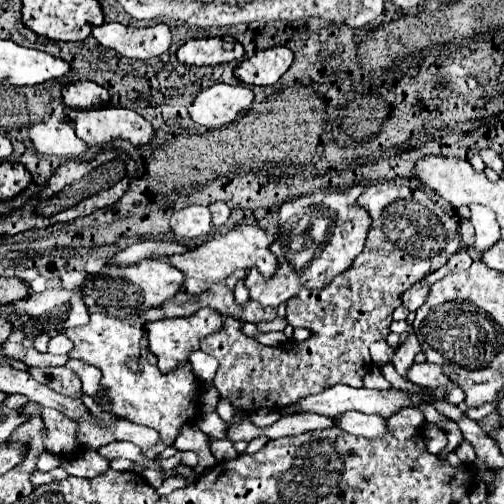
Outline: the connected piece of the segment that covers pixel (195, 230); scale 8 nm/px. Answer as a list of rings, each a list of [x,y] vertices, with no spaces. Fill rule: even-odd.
[[[189,206],[171,216],[171,230],[177,238],[199,238],[211,232],[211,212],[207,206]]]

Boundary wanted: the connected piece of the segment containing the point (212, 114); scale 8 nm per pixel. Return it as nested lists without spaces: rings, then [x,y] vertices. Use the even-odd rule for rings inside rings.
[[[215,84],[195,98],[195,102],[189,106],[189,114],[205,128],[221,128],[231,124],[241,112],[247,112],[253,98],[255,94],[249,86]]]

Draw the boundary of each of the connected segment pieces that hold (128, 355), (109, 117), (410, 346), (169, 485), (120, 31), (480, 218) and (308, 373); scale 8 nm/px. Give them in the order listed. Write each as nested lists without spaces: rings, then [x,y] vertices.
[[[91,314],[89,324],[69,328],[67,332],[69,332],[67,338],[73,342],[73,350],[71,350],[69,358],[93,364],[102,372],[101,394],[106,395],[108,398],[108,405],[102,407],[102,409],[106,412],[109,409],[111,414],[115,414],[119,418],[127,418],[127,420],[131,420],[135,424],[151,426],[161,434],[161,444],[157,448],[149,450],[149,452],[143,452],[147,458],[155,458],[163,448],[171,446],[173,440],[179,434],[179,428],[183,424],[191,422],[197,416],[197,390],[199,388],[197,388],[197,380],[195,380],[195,376],[193,376],[191,368],[189,368],[189,362],[185,362],[183,366],[179,366],[175,372],[169,372],[169,374],[163,374],[157,366],[149,366],[147,360],[141,358],[141,336],[143,336],[143,332],[139,328],[135,328],[129,321],[105,316],[105,314]]]
[[[129,108],[79,110],[75,120],[77,136],[89,146],[107,146],[113,140],[129,140],[137,148],[155,140],[155,128],[149,120]]]
[[[411,334],[403,344],[399,344],[399,348],[397,348],[397,352],[395,352],[391,364],[395,366],[395,370],[397,370],[401,376],[405,376],[405,372],[409,372],[409,368],[411,368],[411,364],[413,364],[413,358],[415,358],[415,354],[417,354],[419,350],[421,350],[421,346],[419,346],[415,334]]]
[[[177,474],[177,476],[167,478],[167,480],[157,488],[157,494],[159,494],[159,496],[165,496],[165,494],[169,494],[169,492],[173,492],[173,490],[177,490],[177,488],[185,488],[185,486],[189,486],[189,480],[187,480],[185,476]]]
[[[109,22],[95,26],[91,34],[103,46],[119,52],[121,56],[137,60],[161,56],[171,46],[171,30],[167,24],[157,24],[153,28],[133,28],[119,22]]]
[[[471,206],[471,224],[475,226],[475,250],[479,254],[483,254],[485,250],[489,250],[493,244],[497,244],[501,240],[501,232],[499,232],[499,224],[495,220],[495,214],[487,208],[487,206]]]
[[[429,198],[429,204],[405,204],[405,200],[397,200],[397,204],[369,204],[369,208],[385,208],[385,216],[377,216],[377,220],[371,222],[365,250],[355,258],[353,266],[351,266],[349,270],[345,270],[341,276],[337,276],[337,278],[329,284],[329,288],[323,288],[323,290],[301,290],[297,296],[293,296],[293,298],[287,301],[286,319],[288,324],[293,327],[309,328],[311,331],[311,336],[309,336],[305,342],[287,340],[287,342],[281,344],[281,346],[263,346],[263,344],[259,344],[255,338],[245,336],[245,334],[241,332],[241,320],[235,320],[235,318],[225,318],[221,332],[211,334],[211,336],[207,336],[207,338],[201,342],[201,350],[207,352],[207,354],[211,354],[213,358],[217,358],[217,362],[219,362],[219,370],[217,370],[217,374],[215,374],[213,386],[217,388],[221,400],[229,400],[233,408],[243,410],[245,414],[253,414],[253,412],[257,412],[257,410],[261,410],[261,408],[281,410],[281,408],[285,406],[285,404],[267,404],[267,402],[287,402],[287,404],[291,404],[291,402],[297,402],[299,398],[305,398],[305,396],[309,396],[309,394],[323,392],[325,388],[331,388],[331,386],[335,386],[335,384],[347,384],[347,386],[353,386],[353,388],[361,388],[361,386],[363,386],[363,376],[369,372],[369,368],[371,368],[371,364],[373,364],[373,362],[371,362],[371,356],[369,356],[369,346],[371,346],[373,342],[377,342],[377,340],[385,340],[385,338],[391,334],[391,330],[389,330],[389,324],[393,322],[391,314],[393,314],[393,310],[395,310],[397,306],[401,306],[401,294],[403,294],[407,288],[411,288],[417,280],[421,280],[421,278],[425,278],[427,274],[431,274],[431,272],[435,272],[437,268],[441,268],[441,266],[449,260],[449,256],[453,256],[453,252],[459,252],[459,248],[461,248],[461,246],[459,246],[459,240],[461,240],[461,238],[459,238],[459,222],[457,222],[453,216],[449,216],[445,210],[441,210],[431,198]]]

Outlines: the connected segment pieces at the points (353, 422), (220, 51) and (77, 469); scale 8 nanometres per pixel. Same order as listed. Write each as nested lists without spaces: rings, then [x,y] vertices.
[[[347,412],[343,416],[335,416],[335,420],[337,420],[337,426],[341,426],[345,432],[363,436],[363,438],[381,438],[389,430],[387,418],[363,414],[363,412]]]
[[[229,36],[189,40],[177,50],[181,64],[189,66],[219,66],[235,60],[243,60],[243,46]]]
[[[83,450],[79,456],[69,456],[61,460],[61,466],[69,472],[69,476],[81,478],[97,478],[109,470],[109,460],[101,458],[95,450]]]

